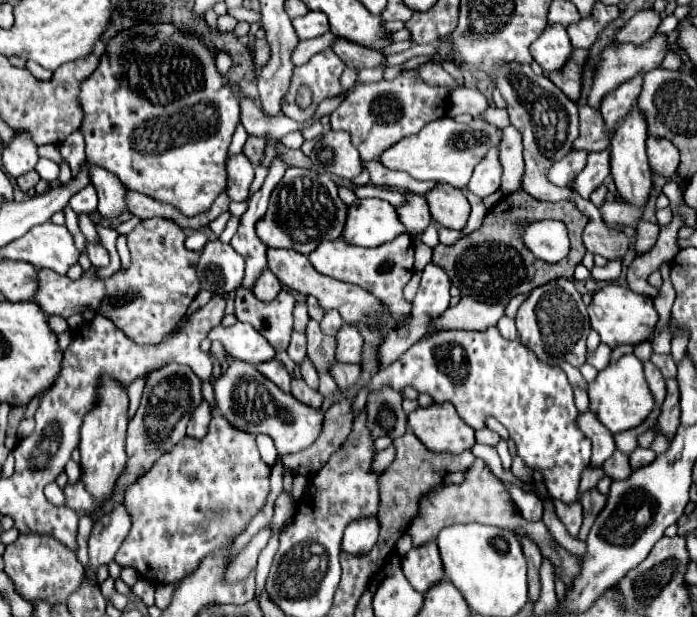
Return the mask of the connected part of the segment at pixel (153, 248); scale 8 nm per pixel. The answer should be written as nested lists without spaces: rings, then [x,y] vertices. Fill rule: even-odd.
[[[168,218],[142,220],[128,234],[130,266],[126,270],[120,268],[104,280],[96,276],[96,266],[86,270],[80,280],[70,280],[54,270],[40,270],[38,294],[34,300],[48,316],[60,314],[64,318],[92,306],[94,314],[102,314],[112,320],[134,344],[158,344],[178,324],[200,292],[200,280],[196,276],[200,252],[188,250],[184,240],[186,234],[182,228]]]

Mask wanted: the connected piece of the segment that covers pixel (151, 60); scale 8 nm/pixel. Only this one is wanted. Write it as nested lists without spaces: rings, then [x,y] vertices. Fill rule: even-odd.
[[[156,22],[156,24],[136,24],[128,30],[130,34],[126,34],[126,30],[118,32],[114,38],[108,40],[106,44],[106,52],[100,56],[100,64],[98,68],[84,80],[78,84],[78,106],[82,108],[82,126],[80,132],[86,140],[86,160],[88,162],[98,162],[98,166],[106,168],[108,172],[116,174],[120,178],[120,182],[134,192],[146,194],[162,204],[170,204],[174,208],[178,208],[184,216],[196,216],[204,210],[208,210],[214,202],[214,198],[226,190],[226,152],[232,140],[232,134],[240,122],[240,104],[238,98],[234,96],[228,78],[224,78],[218,68],[216,68],[216,48],[206,44],[202,38],[198,38],[196,34],[178,30],[174,22]]]

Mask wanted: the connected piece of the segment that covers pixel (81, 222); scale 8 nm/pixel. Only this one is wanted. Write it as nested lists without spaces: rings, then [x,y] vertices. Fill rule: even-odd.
[[[78,214],[78,226],[82,230],[82,234],[90,240],[98,240],[98,234],[94,230],[94,222],[88,218],[88,214]]]

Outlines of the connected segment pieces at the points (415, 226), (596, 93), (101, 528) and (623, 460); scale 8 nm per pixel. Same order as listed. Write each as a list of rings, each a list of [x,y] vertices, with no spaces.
[[[408,194],[408,204],[398,206],[398,214],[402,214],[402,222],[408,228],[408,234],[422,234],[426,226],[432,222],[432,216],[428,212],[428,204],[424,196]]]
[[[656,34],[652,36],[648,42],[634,46],[634,44],[616,44],[612,42],[604,52],[600,52],[598,56],[598,66],[596,66],[596,74],[594,74],[594,82],[592,82],[592,90],[588,94],[588,106],[592,106],[594,110],[600,110],[602,100],[614,92],[620,84],[628,82],[630,78],[634,78],[636,74],[646,74],[654,68],[660,66],[662,58],[666,56],[666,36]]]
[[[116,506],[112,512],[98,518],[90,542],[88,542],[88,554],[90,554],[90,568],[96,574],[100,566],[108,566],[114,560],[114,554],[118,552],[122,540],[130,532],[130,516],[126,514],[124,506]]]
[[[618,450],[602,464],[602,470],[612,480],[626,480],[632,474],[632,468],[628,464],[628,456],[622,454],[622,452],[618,452]]]

